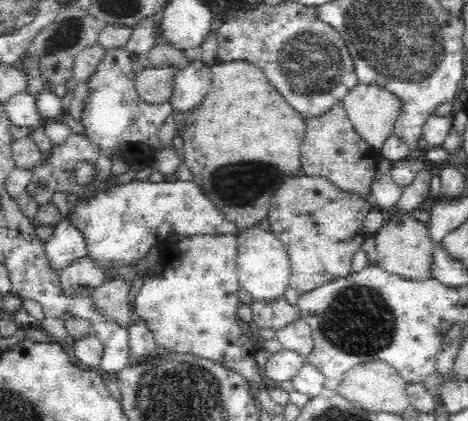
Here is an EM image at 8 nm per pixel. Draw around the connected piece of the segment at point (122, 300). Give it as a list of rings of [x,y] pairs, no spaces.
[[[109,276],[102,286],[92,291],[90,300],[104,314],[116,318],[116,321],[128,328],[133,318],[134,306],[130,300],[132,282],[122,276]]]

